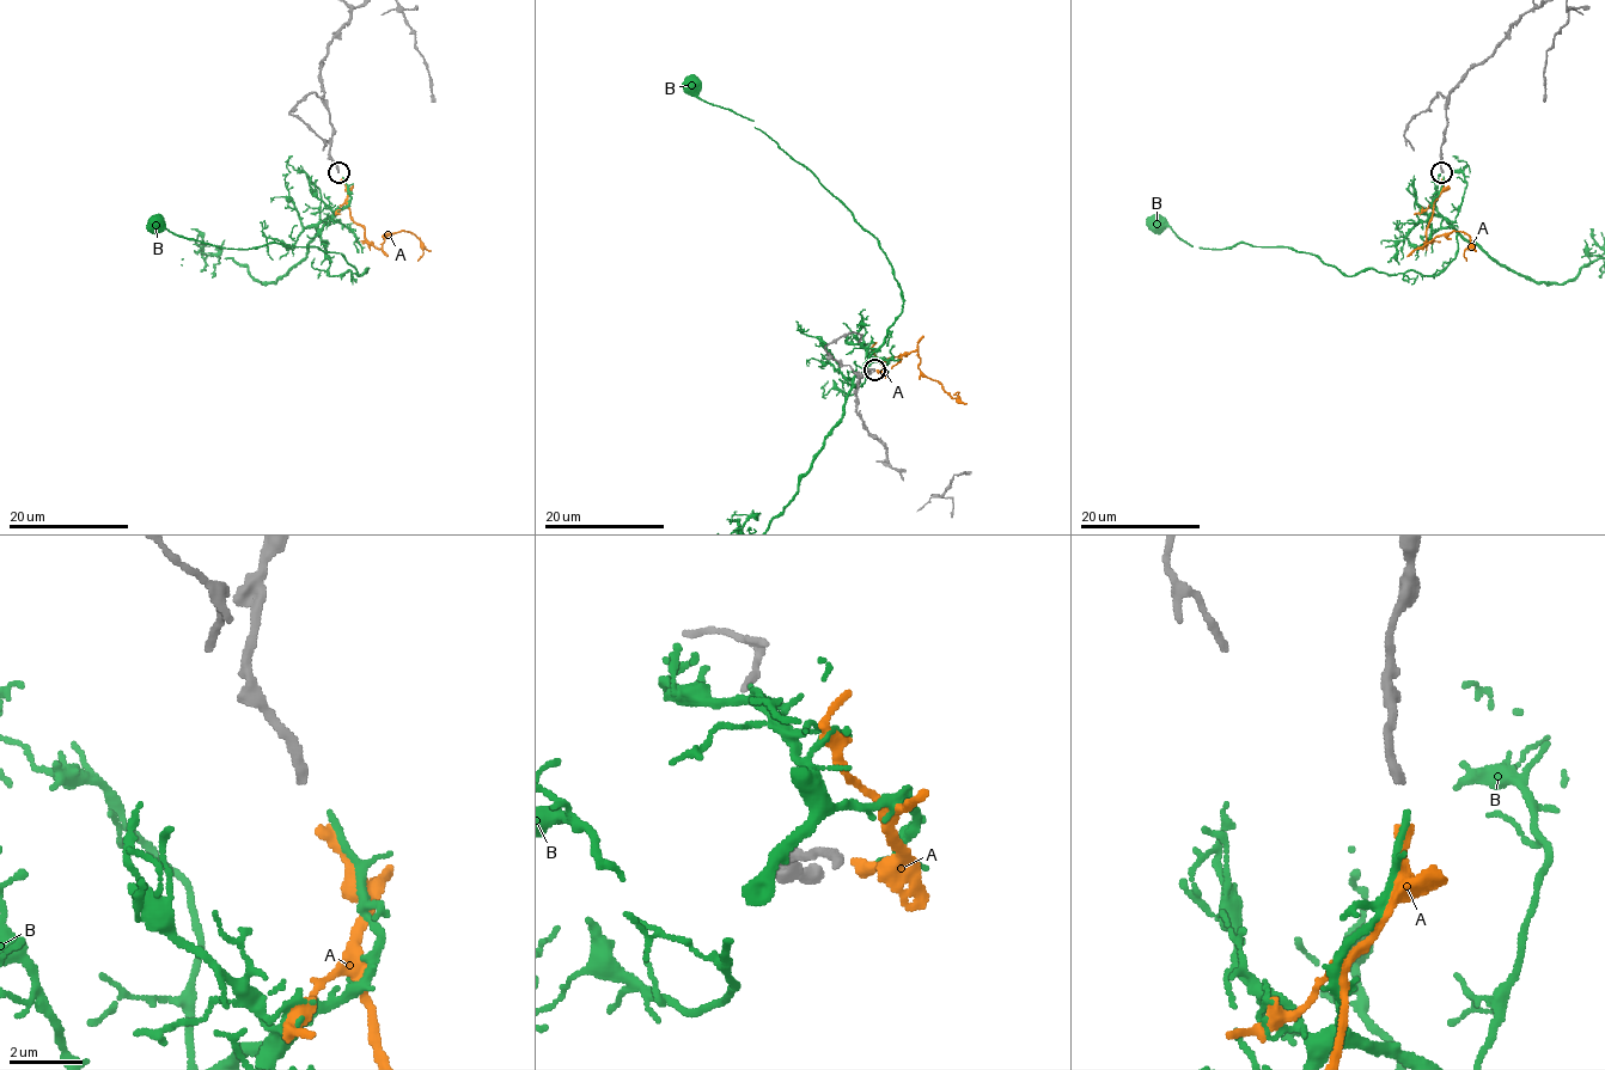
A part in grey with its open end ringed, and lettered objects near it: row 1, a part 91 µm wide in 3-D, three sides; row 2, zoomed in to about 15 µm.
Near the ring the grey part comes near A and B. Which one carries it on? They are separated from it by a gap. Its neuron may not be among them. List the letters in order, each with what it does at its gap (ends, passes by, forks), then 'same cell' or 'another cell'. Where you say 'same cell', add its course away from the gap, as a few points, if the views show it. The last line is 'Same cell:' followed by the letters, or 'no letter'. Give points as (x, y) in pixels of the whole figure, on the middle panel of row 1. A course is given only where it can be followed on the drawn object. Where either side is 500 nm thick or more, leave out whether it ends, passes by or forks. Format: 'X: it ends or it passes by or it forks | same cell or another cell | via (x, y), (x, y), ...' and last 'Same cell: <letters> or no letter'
A: it ends | same cell | via (877, 370), (899, 354), (917, 353), (919, 370), (952, 398), (957, 398), (958, 392), (953, 395)
B: it ends | another cell
Same cell: A

